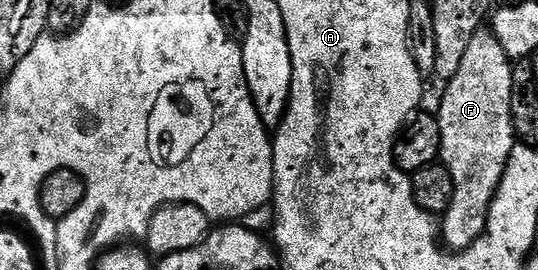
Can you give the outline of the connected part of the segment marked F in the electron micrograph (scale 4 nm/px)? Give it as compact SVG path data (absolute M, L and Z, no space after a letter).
M491 30L477 31L474 41L466 49L466 57L462 57L462 66L454 77L447 80L444 96L440 99L440 132L442 145L440 146L439 162L450 173L454 181L454 201L450 201L450 209L442 216L442 243L447 250L462 252L483 233L488 220L488 210L494 201L494 193L502 181L512 156L513 147L518 140L512 128L512 114L510 113L510 89L512 88L513 60L502 49Z

